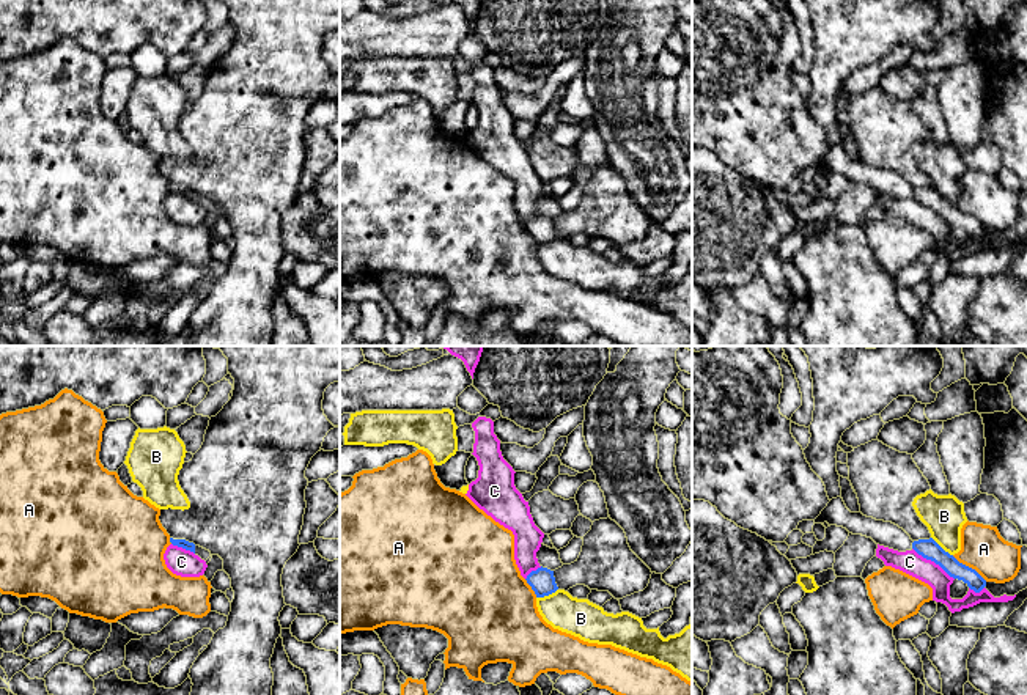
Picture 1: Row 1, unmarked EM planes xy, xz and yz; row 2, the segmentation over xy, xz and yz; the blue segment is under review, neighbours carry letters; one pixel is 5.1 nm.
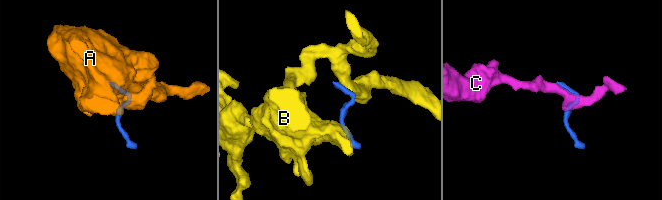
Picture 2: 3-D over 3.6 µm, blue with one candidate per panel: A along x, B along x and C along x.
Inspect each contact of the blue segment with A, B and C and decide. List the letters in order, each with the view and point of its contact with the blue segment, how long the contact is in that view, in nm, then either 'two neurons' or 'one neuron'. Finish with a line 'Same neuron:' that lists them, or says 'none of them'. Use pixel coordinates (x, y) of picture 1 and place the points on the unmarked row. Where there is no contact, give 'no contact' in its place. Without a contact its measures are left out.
A: contact yz (968, 214); length 220 nm; two neurons
B: contact xz (546, 242); length 120 nm; two neurons
C: contact yz (933, 208); length 280 nm; two neurons
Same neuron: none of them

